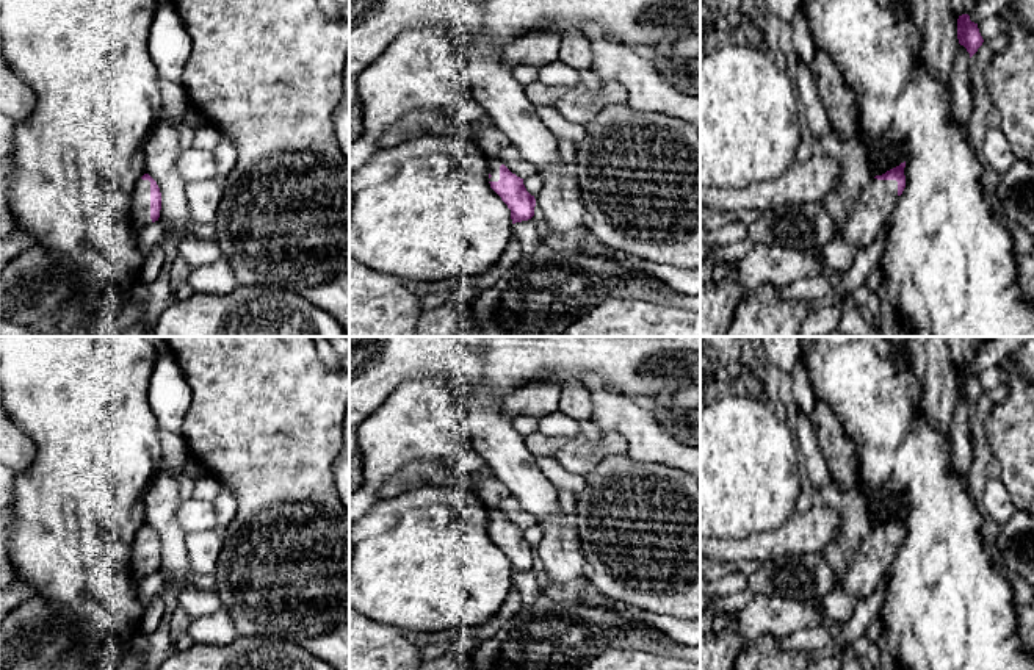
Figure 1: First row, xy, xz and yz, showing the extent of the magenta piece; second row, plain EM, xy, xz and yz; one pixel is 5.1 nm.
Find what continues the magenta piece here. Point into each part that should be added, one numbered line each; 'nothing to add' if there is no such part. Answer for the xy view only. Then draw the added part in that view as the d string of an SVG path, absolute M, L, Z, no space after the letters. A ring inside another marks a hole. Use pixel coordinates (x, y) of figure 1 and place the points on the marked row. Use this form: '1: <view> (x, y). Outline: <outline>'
1: xy (140, 212). Outline: M139 178L133 189L133 202L130 208L132 222L135 232L139 235L149 224L150 219L150 182Z

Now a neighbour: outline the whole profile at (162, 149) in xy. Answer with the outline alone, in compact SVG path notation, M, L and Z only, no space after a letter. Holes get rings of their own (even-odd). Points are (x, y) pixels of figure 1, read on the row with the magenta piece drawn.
M161 113L144 142L146 174L157 182L161 193L158 221L163 230L177 241L183 240L194 225L186 202L186 183L177 172L180 153L179 131Z

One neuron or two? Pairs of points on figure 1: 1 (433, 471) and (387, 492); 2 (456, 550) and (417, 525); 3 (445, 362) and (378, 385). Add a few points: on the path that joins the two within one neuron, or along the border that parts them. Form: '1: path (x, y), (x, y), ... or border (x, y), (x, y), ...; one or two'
1: path (422, 473), (398, 482); one
2: path (447, 550), (442, 550), (426, 534); one
3: path (428, 362), (401, 362), (395, 368); one

